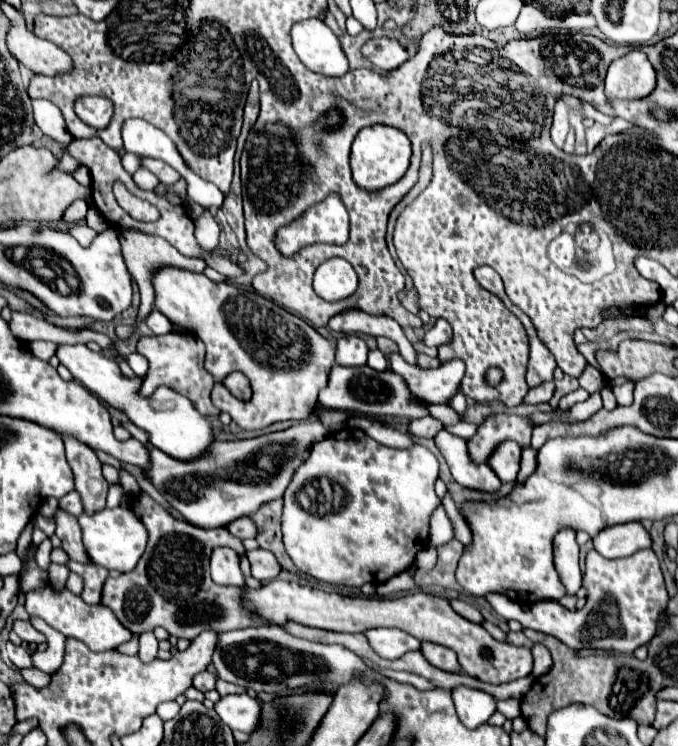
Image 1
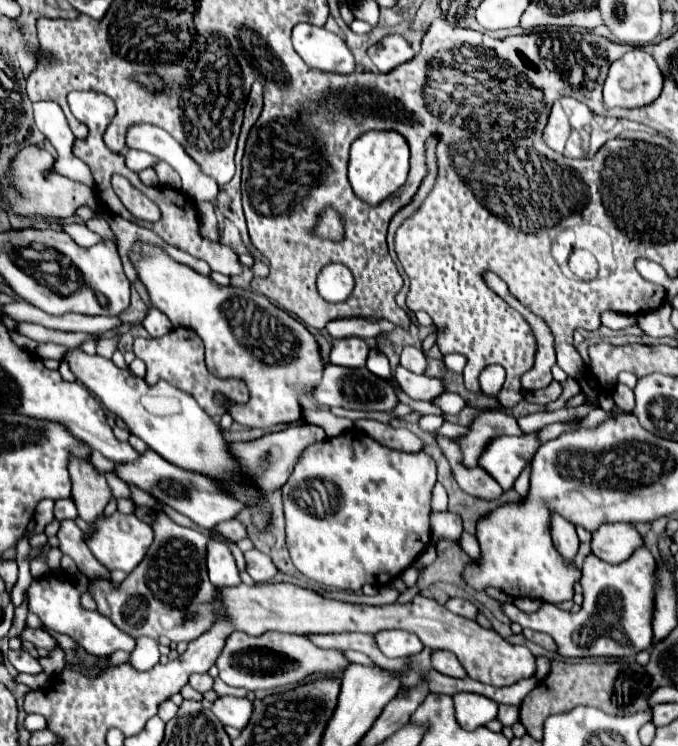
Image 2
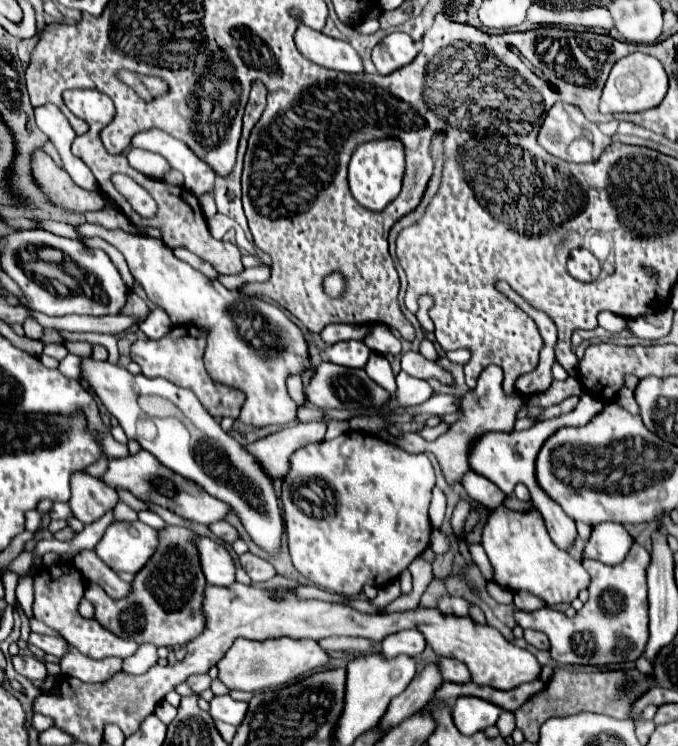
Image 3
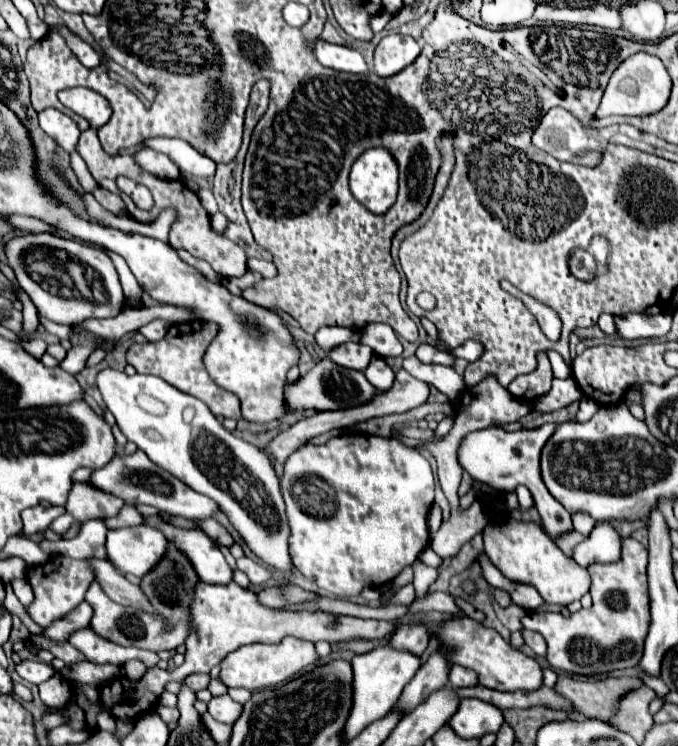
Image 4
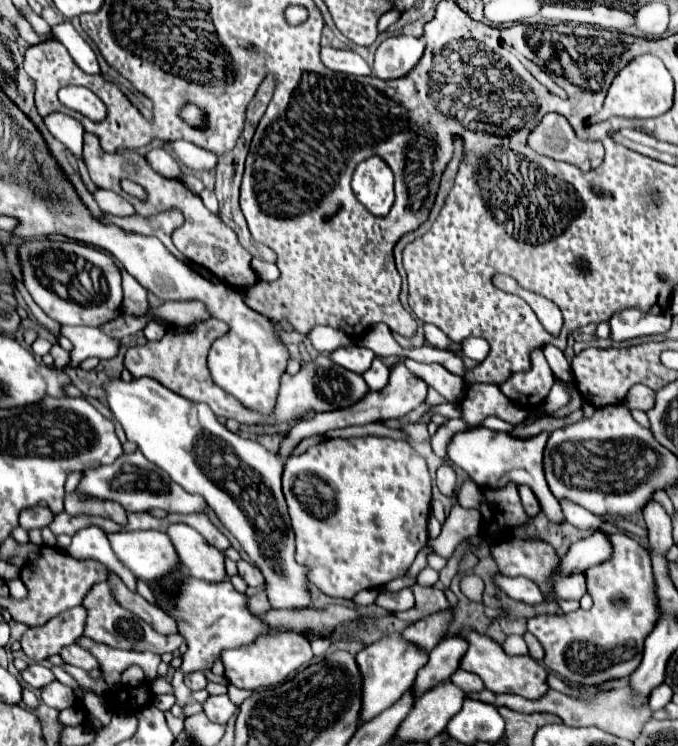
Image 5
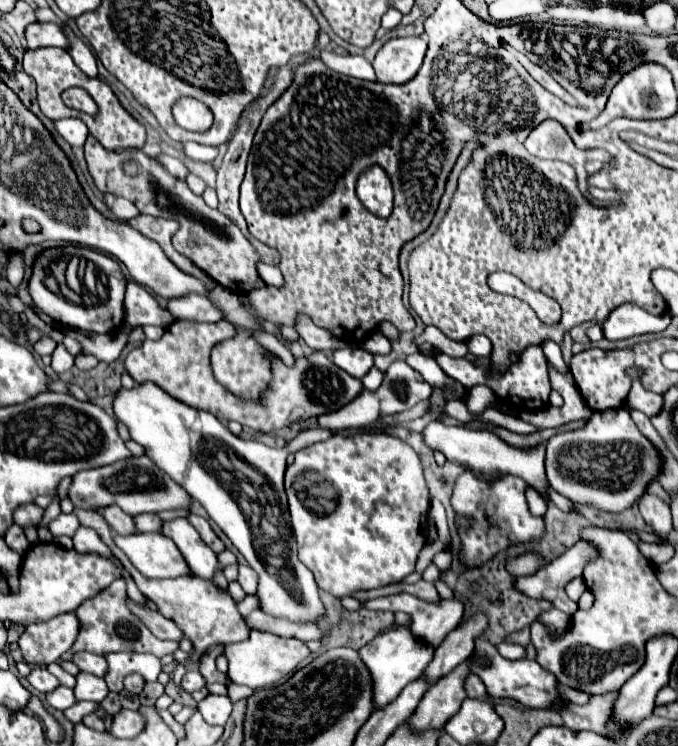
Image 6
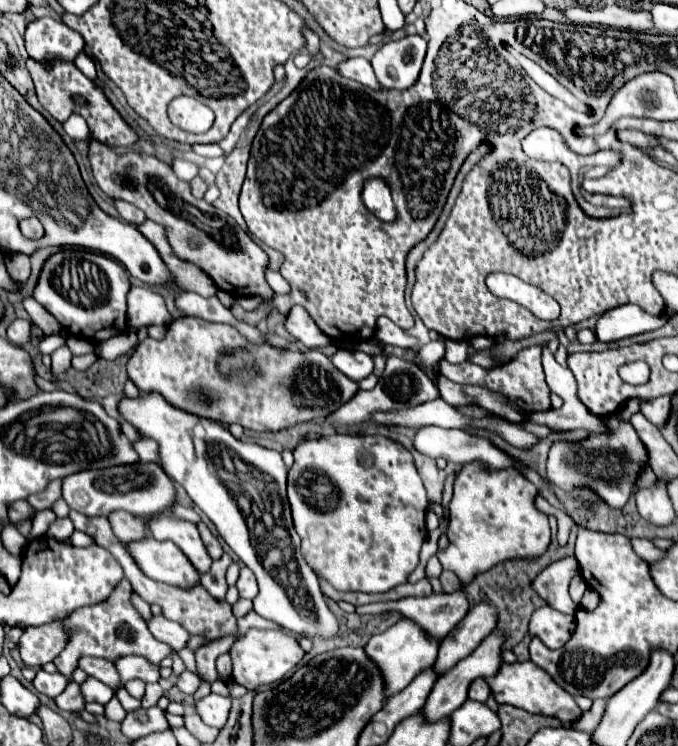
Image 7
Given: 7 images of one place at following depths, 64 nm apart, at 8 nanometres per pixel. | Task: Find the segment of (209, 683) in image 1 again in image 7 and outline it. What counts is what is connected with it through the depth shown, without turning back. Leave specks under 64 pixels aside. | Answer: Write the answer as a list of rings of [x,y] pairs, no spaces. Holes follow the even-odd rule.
[[[184,670],[184,672],[176,678],[176,686],[178,686],[184,694],[194,694],[200,684],[202,684],[200,676],[194,674],[194,672],[190,672],[190,670]]]

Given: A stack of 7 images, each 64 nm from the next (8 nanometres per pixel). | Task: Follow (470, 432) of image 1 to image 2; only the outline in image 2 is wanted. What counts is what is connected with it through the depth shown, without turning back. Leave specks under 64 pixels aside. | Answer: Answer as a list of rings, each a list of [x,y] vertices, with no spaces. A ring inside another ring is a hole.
[[[444,421],[440,429],[436,432],[436,435],[442,434],[442,435],[450,436],[451,438],[457,438],[466,434],[467,431],[468,431],[467,426],[462,426],[459,424],[454,424]]]

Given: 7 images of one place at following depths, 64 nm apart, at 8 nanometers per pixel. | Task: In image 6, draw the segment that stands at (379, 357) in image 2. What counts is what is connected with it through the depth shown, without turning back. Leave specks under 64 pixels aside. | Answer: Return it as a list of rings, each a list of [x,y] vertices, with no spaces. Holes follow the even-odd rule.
[[[374,366],[372,372],[368,372],[368,374],[362,378],[362,384],[364,384],[366,390],[376,390],[376,388],[380,388],[382,380],[384,380],[384,372]]]

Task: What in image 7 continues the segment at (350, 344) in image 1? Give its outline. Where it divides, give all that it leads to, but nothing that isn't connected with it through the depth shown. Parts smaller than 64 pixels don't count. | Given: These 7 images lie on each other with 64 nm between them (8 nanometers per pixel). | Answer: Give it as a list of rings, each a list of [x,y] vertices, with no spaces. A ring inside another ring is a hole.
[[[340,348],[332,356],[332,362],[340,372],[344,372],[346,376],[350,376],[356,382],[360,382],[362,378],[372,374],[372,368],[374,368],[372,356],[362,352],[362,350],[344,350],[344,348]]]

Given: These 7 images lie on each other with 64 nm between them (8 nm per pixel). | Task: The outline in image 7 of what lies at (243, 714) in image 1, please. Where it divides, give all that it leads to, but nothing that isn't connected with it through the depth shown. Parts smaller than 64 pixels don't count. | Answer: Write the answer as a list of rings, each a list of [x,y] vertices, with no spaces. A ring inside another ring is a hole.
[[[208,694],[206,698],[196,702],[196,712],[208,726],[222,728],[230,714],[230,698],[218,696],[218,694]]]

